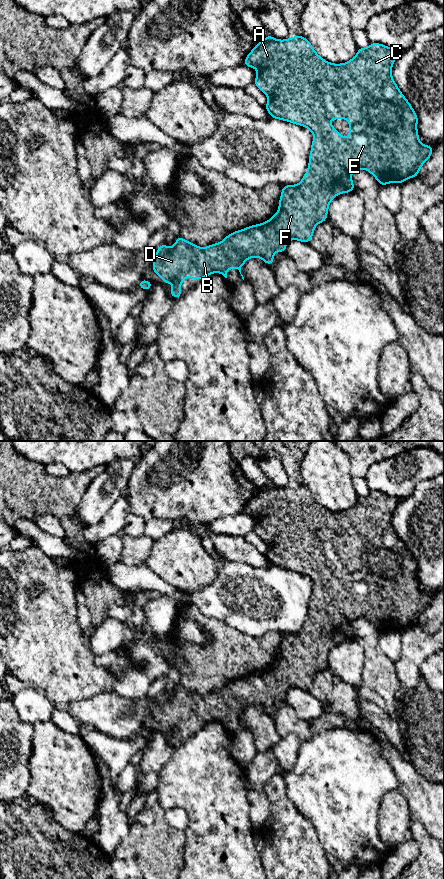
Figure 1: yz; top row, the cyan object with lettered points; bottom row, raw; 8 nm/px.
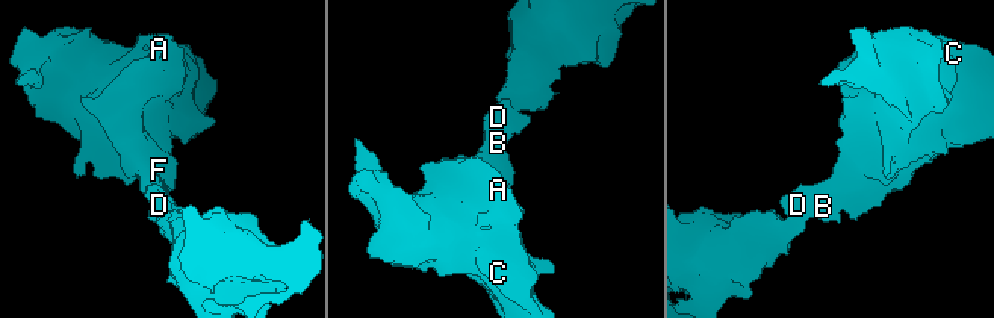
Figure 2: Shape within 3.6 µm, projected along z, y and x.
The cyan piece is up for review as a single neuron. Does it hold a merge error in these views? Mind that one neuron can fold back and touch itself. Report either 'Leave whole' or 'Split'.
Leave whole

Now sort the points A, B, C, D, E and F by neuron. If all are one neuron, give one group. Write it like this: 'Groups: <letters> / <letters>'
Groups: A B C D E F

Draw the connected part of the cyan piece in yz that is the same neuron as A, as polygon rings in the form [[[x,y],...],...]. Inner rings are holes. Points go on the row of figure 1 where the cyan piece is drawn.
[[[268,35],[252,49],[243,61],[243,65],[253,67],[258,71],[254,85],[269,97],[269,102],[265,104],[268,113],[273,119],[307,127],[314,135],[308,170],[298,185],[282,186],[279,209],[268,221],[235,231],[219,244],[211,244],[205,248],[200,248],[181,236],[177,237],[175,245],[170,249],[163,243],[156,251],[152,269],[161,277],[162,282],[171,283],[174,286],[170,291],[171,296],[176,299],[181,297],[180,285],[186,276],[190,279],[201,280],[219,272],[227,278],[228,269],[235,267],[241,274],[241,267],[252,257],[261,258],[266,264],[272,265],[274,253],[276,251],[285,253],[288,240],[309,243],[315,226],[327,220],[328,206],[333,198],[338,194],[355,190],[350,175],[358,170],[366,169],[377,179],[379,185],[392,182],[402,184],[409,178],[418,177],[419,169],[434,150],[432,146],[419,142],[418,116],[392,78],[392,66],[399,54],[400,50],[395,48],[371,43],[367,48],[358,48],[356,56],[348,62],[333,64],[320,57],[304,36],[278,40]],[[331,119],[349,120],[348,139],[345,139],[330,124]]]

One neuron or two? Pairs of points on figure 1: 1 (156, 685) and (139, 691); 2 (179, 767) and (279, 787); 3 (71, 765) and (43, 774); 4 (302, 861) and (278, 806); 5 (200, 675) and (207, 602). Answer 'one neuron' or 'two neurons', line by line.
1: two neurons
2: two neurons
3: one neuron
4: one neuron
5: two neurons

